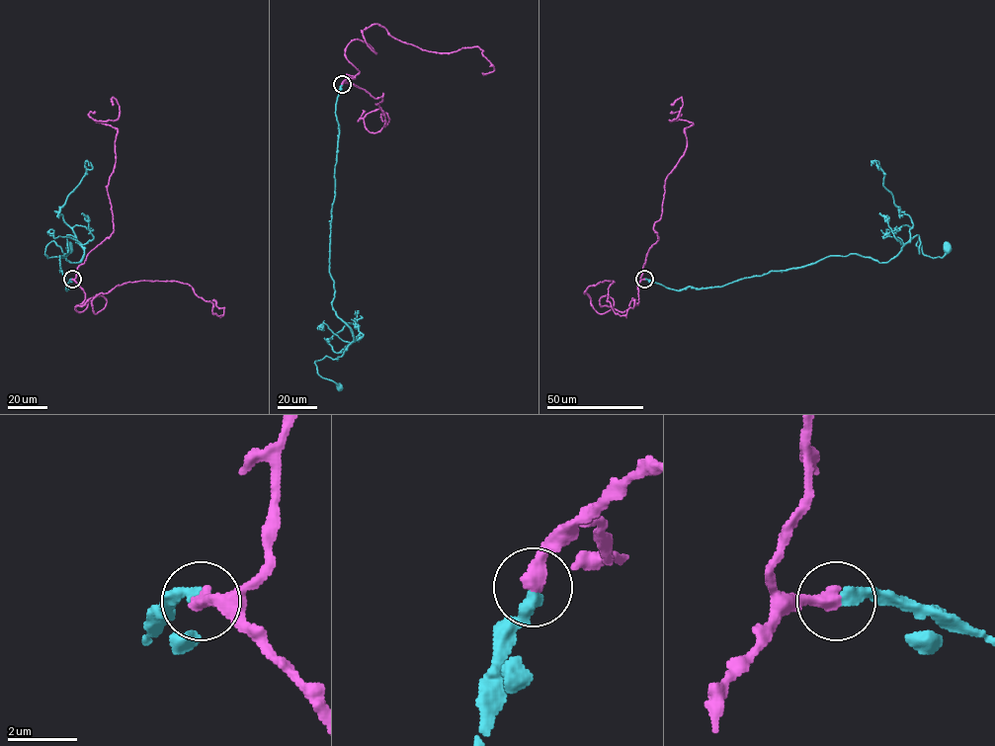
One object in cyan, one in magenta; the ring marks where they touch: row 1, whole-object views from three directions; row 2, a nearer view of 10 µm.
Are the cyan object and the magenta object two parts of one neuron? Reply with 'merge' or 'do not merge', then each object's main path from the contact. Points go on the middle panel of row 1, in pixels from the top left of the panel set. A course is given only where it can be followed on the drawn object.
merge; cyan runs (342, 84), (329, 274), (332, 308), (353, 341), (337, 360), (325, 356), (314, 364), (339, 385); magenta runs (342, 84), (360, 72), (348, 44), (376, 53), (361, 31), (376, 24), (424, 50), (476, 46), (483, 75)

